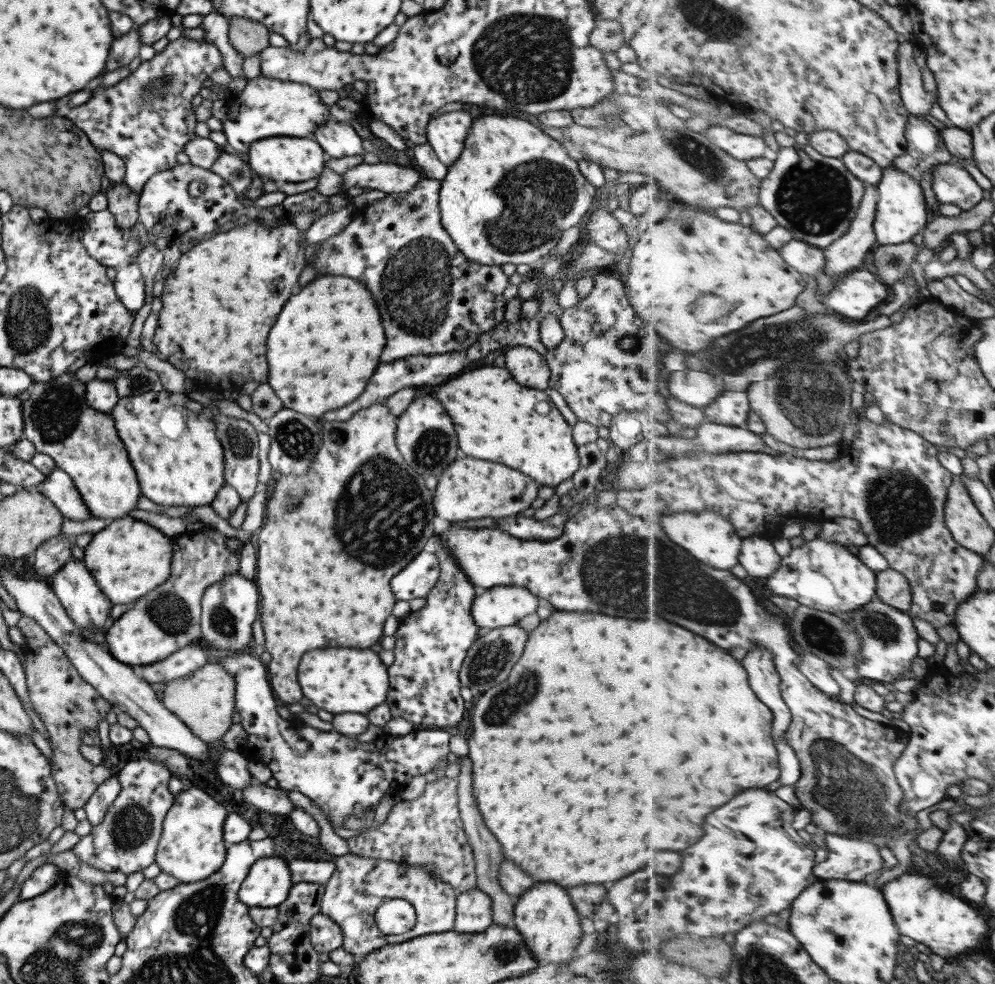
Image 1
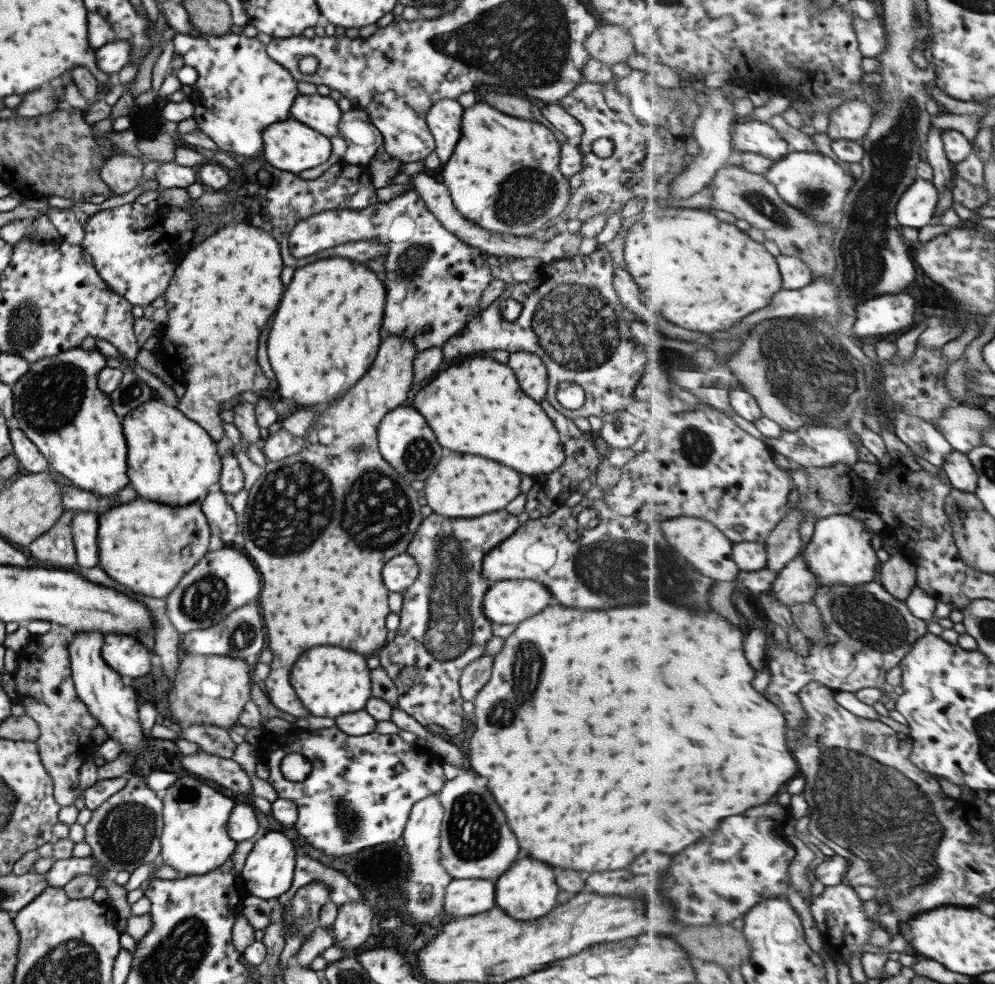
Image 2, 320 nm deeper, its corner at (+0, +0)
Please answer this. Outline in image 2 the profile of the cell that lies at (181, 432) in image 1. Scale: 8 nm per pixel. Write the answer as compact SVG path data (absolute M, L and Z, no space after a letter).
M155 397L134 408L120 421L127 444L127 478L139 496L167 506L185 506L201 501L208 493L207 487L218 482L220 444L176 407L167 406Z

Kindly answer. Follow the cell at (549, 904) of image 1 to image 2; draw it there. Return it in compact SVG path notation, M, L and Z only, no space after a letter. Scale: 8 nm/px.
M527 856L515 858L513 864L494 881L496 906L501 910L504 910L507 913L507 916L519 920L535 920L536 918L541 918L544 914L547 914L547 912L557 904L555 896L557 896L559 890L560 888L555 884L555 878L553 878L553 874L551 874L551 868L545 866L543 862L537 862L537 860L527 858Z

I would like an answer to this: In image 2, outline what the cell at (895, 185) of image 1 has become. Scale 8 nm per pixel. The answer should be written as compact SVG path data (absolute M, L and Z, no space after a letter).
M917 177L899 201L899 206L897 206L899 222L902 222L904 227L916 229L932 224L940 197L940 192L933 181Z

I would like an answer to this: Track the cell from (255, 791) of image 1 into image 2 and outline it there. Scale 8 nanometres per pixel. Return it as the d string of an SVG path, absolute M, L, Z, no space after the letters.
M206 752L183 755L181 766L192 776L212 780L235 794L252 794L247 774L232 759L224 759Z

